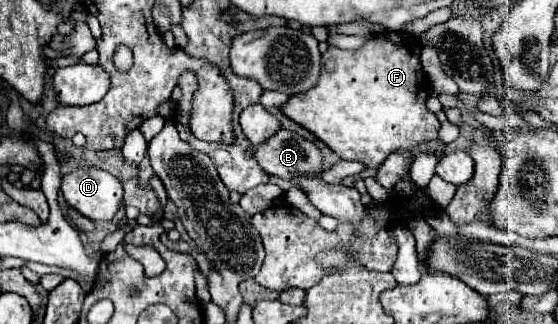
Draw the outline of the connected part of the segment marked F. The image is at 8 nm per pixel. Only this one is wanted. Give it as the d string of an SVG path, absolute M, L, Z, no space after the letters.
M383 32L371 36L359 50L341 50L337 46L329 46L323 54L323 68L317 86L305 94L291 96L281 110L285 116L323 140L339 158L359 160L367 168L377 168L393 150L405 150L413 142L437 138L439 134L441 122L425 108L425 100L431 94L431 84L421 70L419 54L421 44L415 40L413 34L407 32Z

